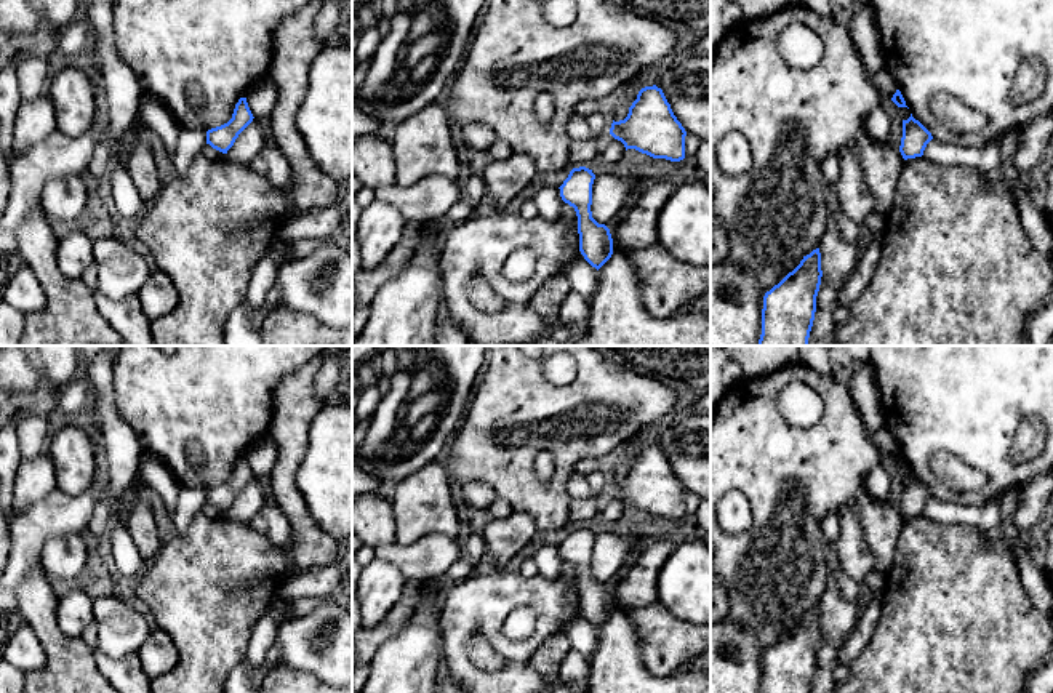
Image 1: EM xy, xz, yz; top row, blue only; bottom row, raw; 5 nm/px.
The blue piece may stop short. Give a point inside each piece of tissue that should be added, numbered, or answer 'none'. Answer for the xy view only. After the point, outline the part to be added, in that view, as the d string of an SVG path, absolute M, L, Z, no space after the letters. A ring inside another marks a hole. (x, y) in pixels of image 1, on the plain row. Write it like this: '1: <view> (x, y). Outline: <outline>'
none

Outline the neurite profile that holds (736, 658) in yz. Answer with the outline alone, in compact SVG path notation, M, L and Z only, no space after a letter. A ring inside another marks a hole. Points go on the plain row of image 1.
M728 621L711 623L711 693L762 693L763 651L755 632Z

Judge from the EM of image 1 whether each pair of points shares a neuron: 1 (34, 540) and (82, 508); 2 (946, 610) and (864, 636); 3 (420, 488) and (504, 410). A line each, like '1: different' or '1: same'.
1: same
2: different
3: different

